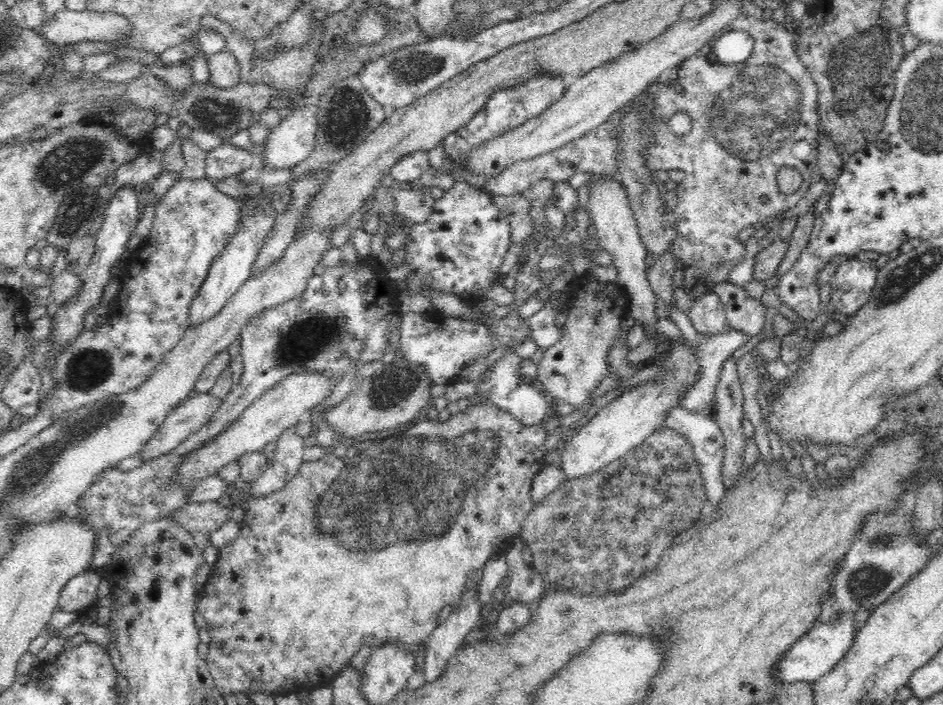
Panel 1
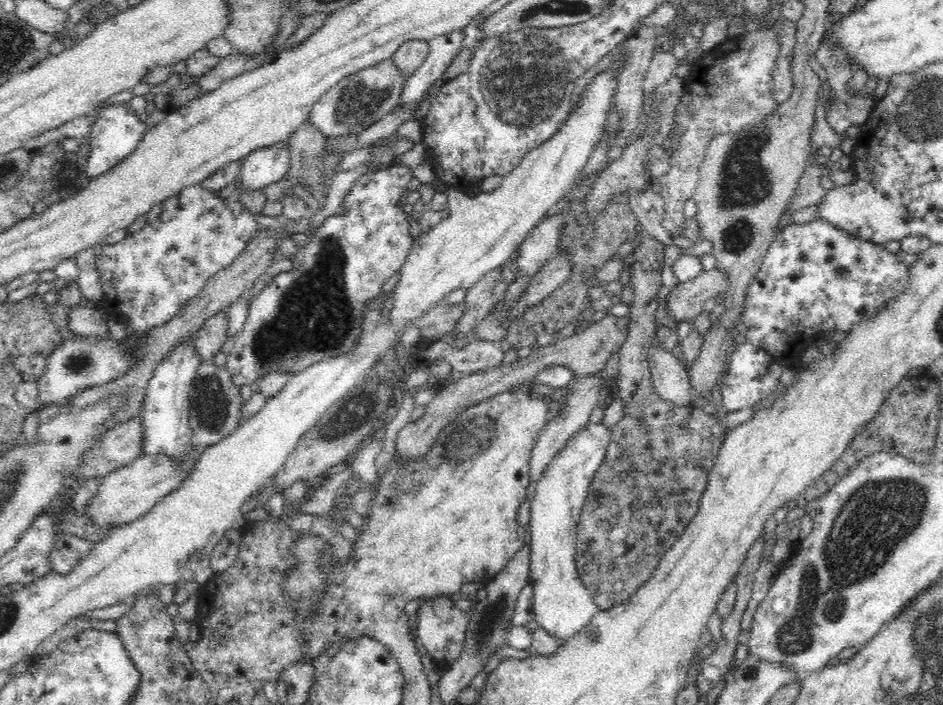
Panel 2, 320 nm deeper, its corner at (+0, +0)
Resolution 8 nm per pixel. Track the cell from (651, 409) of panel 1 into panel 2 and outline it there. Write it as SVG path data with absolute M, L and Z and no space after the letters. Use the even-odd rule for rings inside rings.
M588 423L578 434L574 434L568 444L552 458L544 476L537 481L537 489L531 502L531 515L527 527L527 539L530 541L530 580L533 589L533 610L536 614L533 625L544 629L548 634L562 641L576 636L600 611L594 603L593 596L583 586L576 565L577 524L589 493L596 470L606 454L606 447L611 437L611 428L605 424Z

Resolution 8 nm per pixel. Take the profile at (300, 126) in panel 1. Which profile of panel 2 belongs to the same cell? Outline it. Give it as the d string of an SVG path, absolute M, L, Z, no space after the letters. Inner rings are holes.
M282 144L253 150L240 160L237 186L241 192L262 191L268 184L274 184L287 176L289 162L289 149Z

